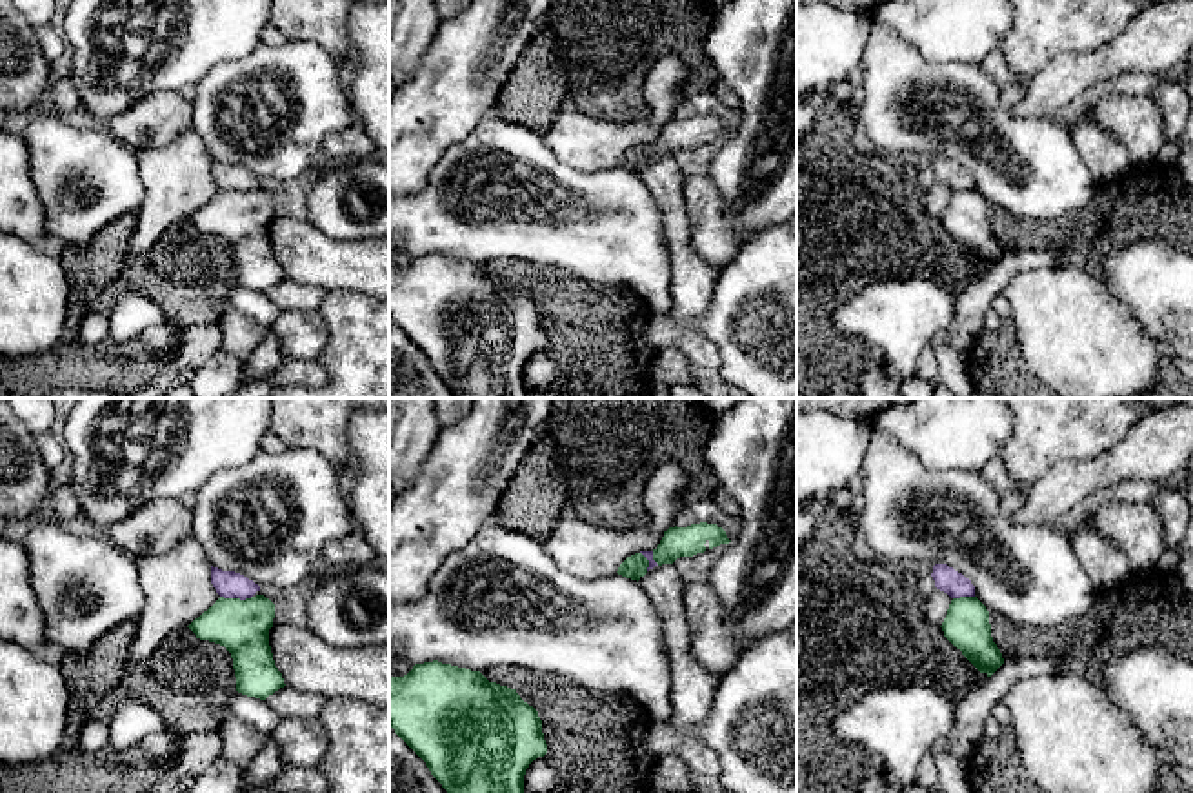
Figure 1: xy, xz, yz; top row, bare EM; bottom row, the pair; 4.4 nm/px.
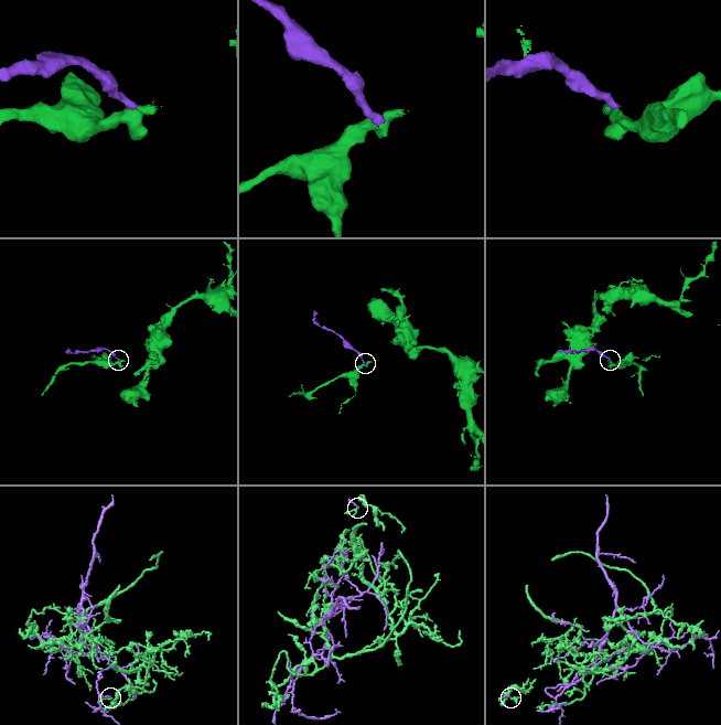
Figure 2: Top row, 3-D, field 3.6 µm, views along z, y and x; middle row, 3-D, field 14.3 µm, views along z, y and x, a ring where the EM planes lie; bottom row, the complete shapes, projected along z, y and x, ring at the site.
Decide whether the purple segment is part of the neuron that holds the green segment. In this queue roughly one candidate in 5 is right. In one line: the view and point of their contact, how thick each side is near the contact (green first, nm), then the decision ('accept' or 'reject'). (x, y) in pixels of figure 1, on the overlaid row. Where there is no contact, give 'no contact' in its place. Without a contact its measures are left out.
meets green in xy at (237, 599); 240 nm thick on the green side, 120 nm on the other; reject

